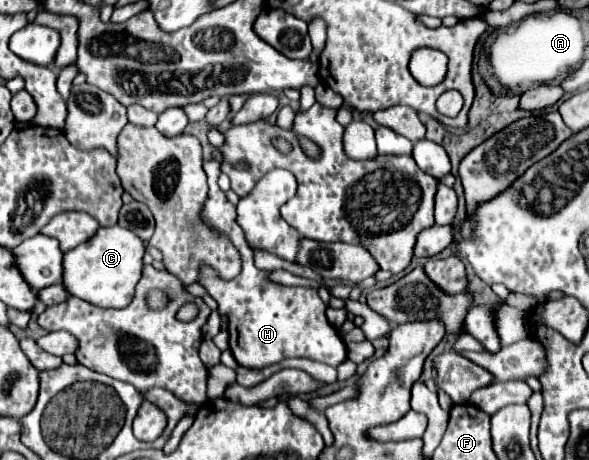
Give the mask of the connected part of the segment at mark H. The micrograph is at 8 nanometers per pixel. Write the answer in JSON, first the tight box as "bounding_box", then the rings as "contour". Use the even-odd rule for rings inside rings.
{"bounding_box":[200,160,346,368],"contour":[[[204,160],[204,172],[208,176],[208,200],[204,206],[204,218],[222,234],[230,236],[232,244],[238,248],[242,256],[242,272],[234,280],[220,280],[218,274],[204,266],[200,284],[206,286],[208,294],[218,302],[220,314],[230,318],[230,350],[236,362],[244,368],[264,368],[276,364],[284,358],[308,358],[316,362],[324,362],[330,366],[338,366],[346,360],[346,344],[336,332],[336,328],[326,320],[326,304],[320,300],[318,292],[310,286],[282,286],[270,282],[262,272],[254,266],[254,252],[244,240],[244,232],[236,222],[236,206],[232,206],[226,194],[218,188],[220,162]]]}

